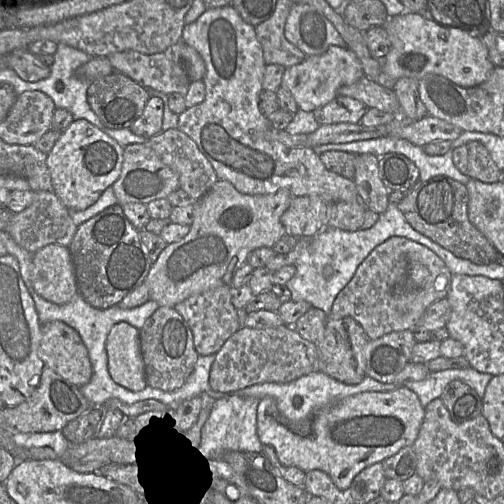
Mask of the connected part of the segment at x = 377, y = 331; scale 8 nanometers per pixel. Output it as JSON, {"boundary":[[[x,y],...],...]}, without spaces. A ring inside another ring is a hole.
{"boundary":[[[390,237],[376,246],[359,265],[353,278],[337,295],[329,318],[352,317],[370,340],[390,332],[413,331],[428,307],[448,295],[452,276],[444,261],[428,247],[405,237]],[[411,262],[419,262],[429,271],[420,288],[409,287],[408,267]]]}

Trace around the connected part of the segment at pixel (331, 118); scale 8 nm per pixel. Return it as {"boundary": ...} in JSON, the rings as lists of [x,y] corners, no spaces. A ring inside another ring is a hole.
{"boundary":[[[337,96],[328,104],[313,111],[320,125],[336,123],[360,123],[368,108],[359,100],[346,96]]]}

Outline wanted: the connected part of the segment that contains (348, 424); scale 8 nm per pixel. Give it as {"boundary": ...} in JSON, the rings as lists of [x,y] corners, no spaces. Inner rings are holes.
{"boundary":[[[398,386],[387,392],[361,392],[339,400],[315,414],[311,422],[311,433],[302,435],[293,430],[293,423],[278,410],[271,397],[259,400],[257,409],[257,434],[264,446],[272,446],[283,466],[298,467],[304,472],[322,470],[340,490],[350,487],[353,479],[366,467],[383,462],[395,455],[401,448],[415,442],[425,416],[417,394],[405,386]]]}

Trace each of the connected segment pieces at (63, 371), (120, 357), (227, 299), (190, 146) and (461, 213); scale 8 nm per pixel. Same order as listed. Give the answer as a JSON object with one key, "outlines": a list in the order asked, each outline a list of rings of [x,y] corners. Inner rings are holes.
{"outlines":[[[[62,321],[42,325],[38,355],[46,366],[79,388],[92,377],[87,347],[79,333]]],[[[118,322],[106,340],[108,371],[119,385],[138,392],[147,386],[140,349],[139,330],[128,322]]],[[[222,285],[193,295],[174,307],[191,328],[194,346],[199,355],[216,355],[224,343],[241,328],[238,310],[231,301],[231,289],[231,285]]],[[[178,128],[161,131],[157,135],[147,139],[145,144],[155,151],[165,165],[178,174],[180,188],[193,201],[202,198],[219,180],[213,166],[199,150],[197,144]]],[[[446,176],[427,181],[418,180],[411,192],[397,204],[411,227],[433,242],[452,252],[456,257],[477,265],[497,262],[499,252],[468,218],[469,195],[466,186]]]]}

